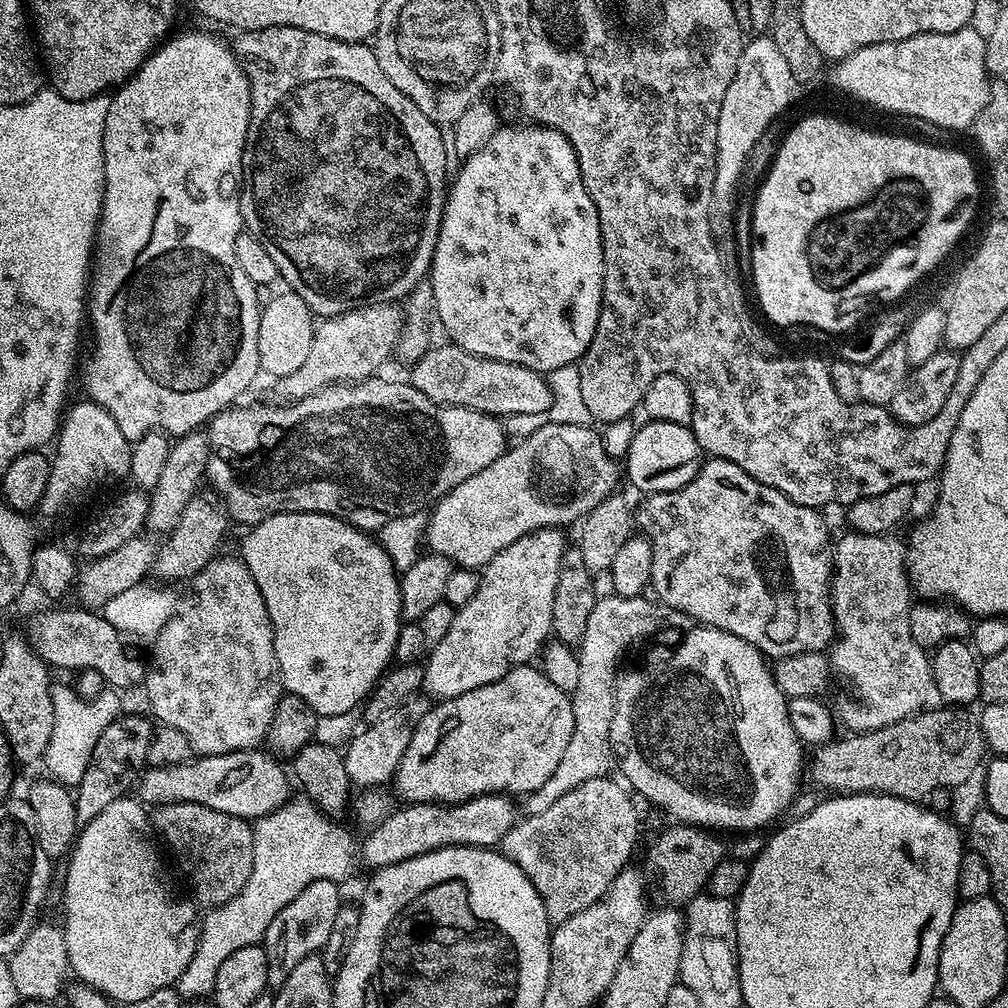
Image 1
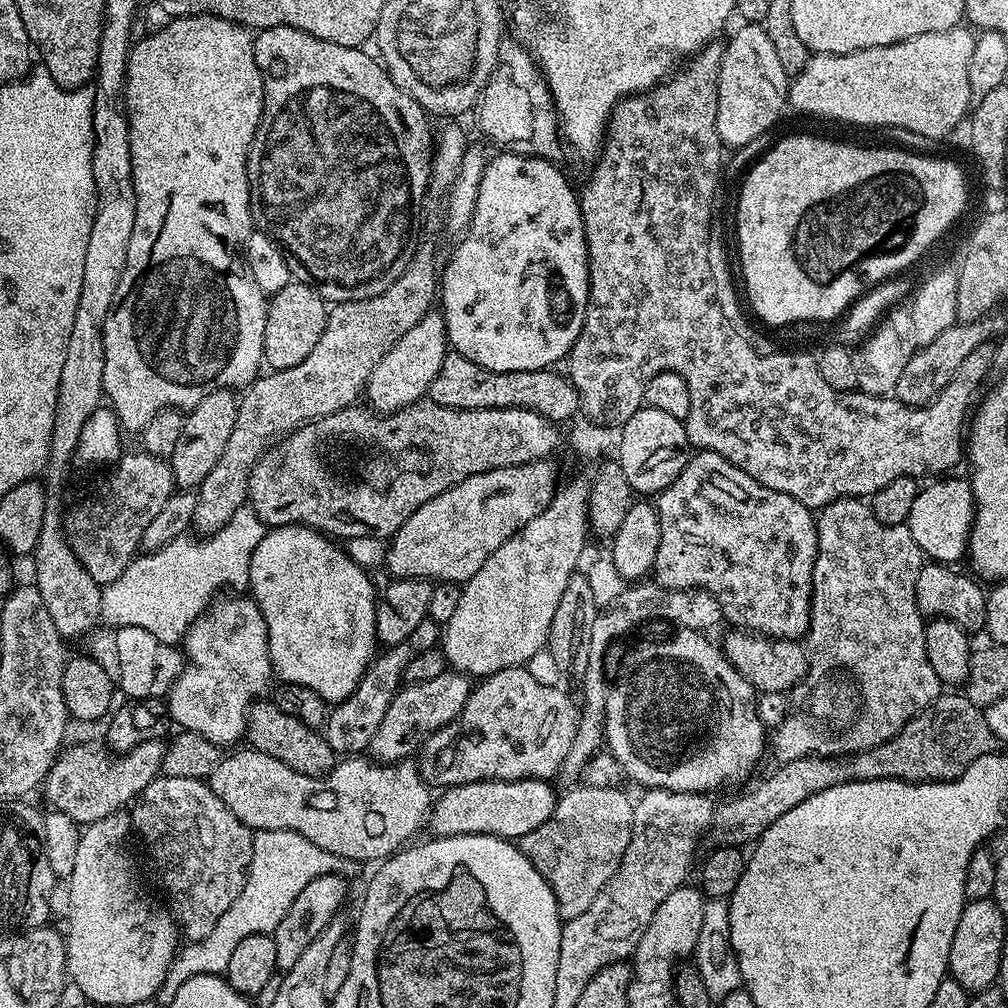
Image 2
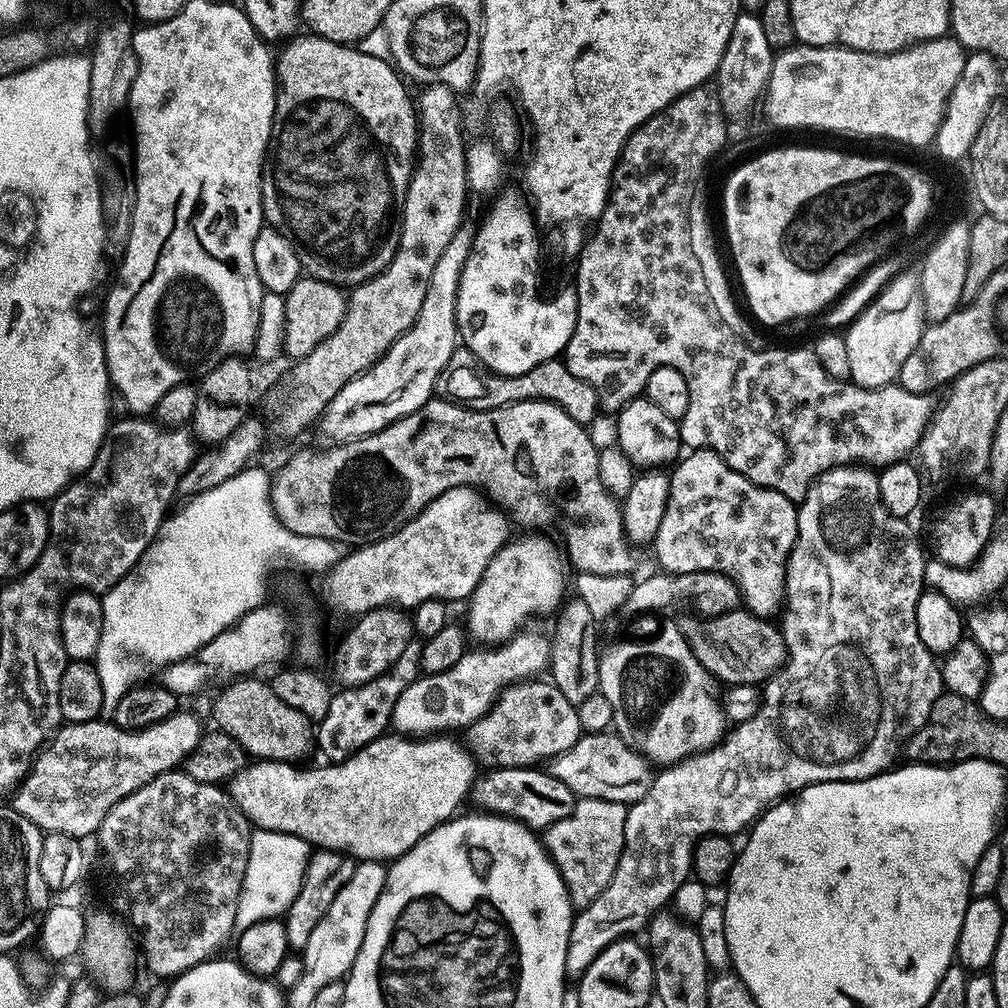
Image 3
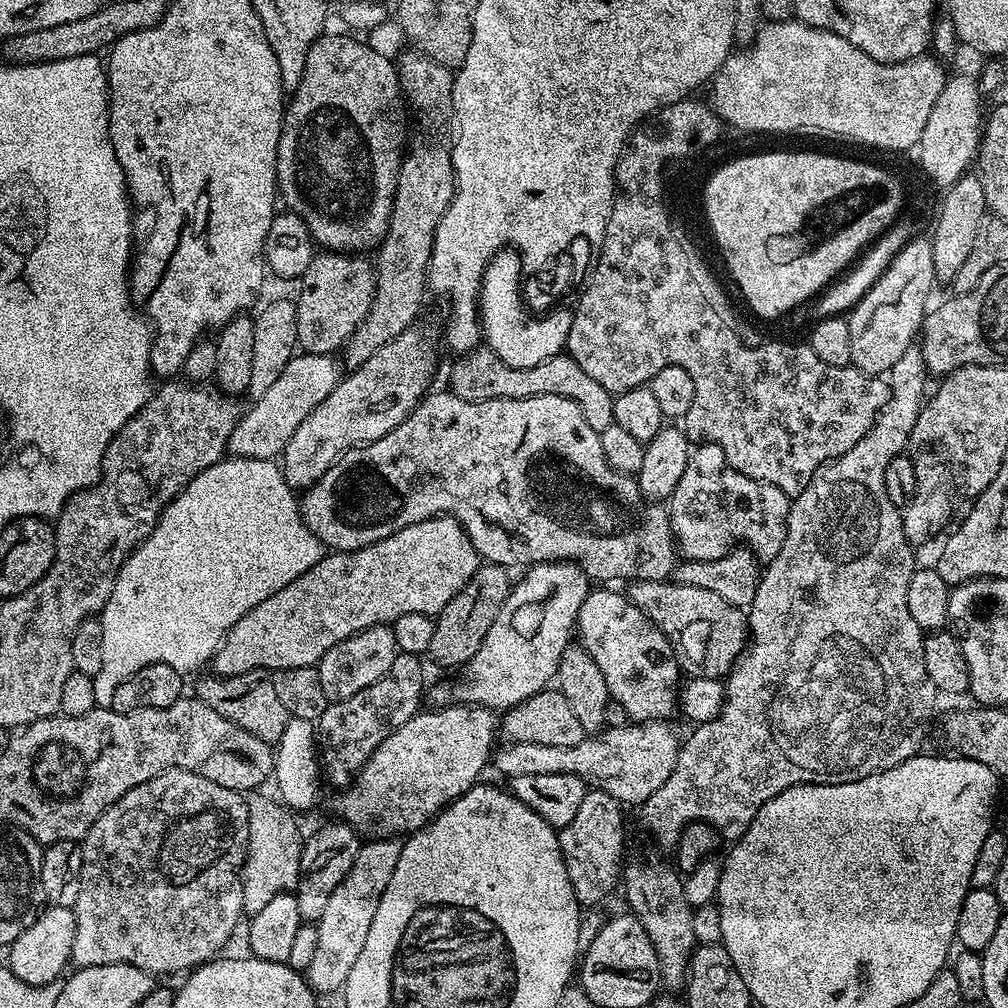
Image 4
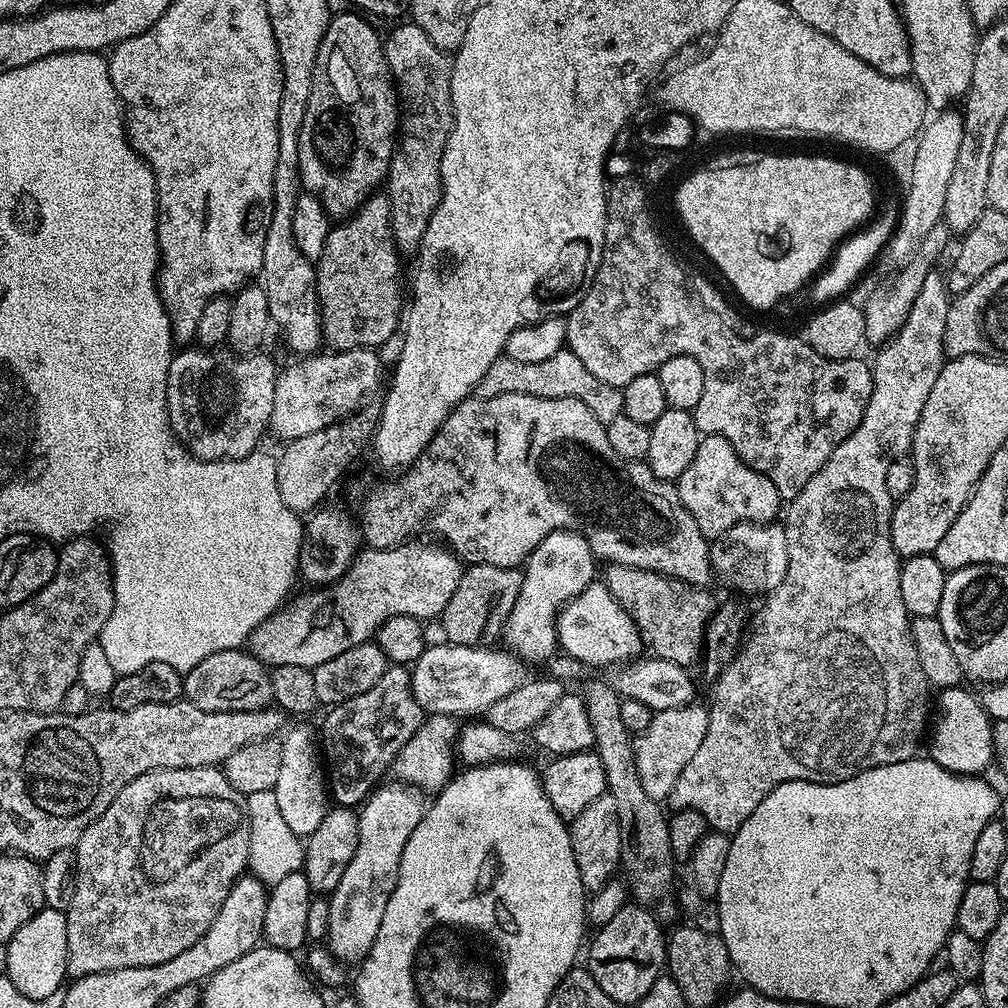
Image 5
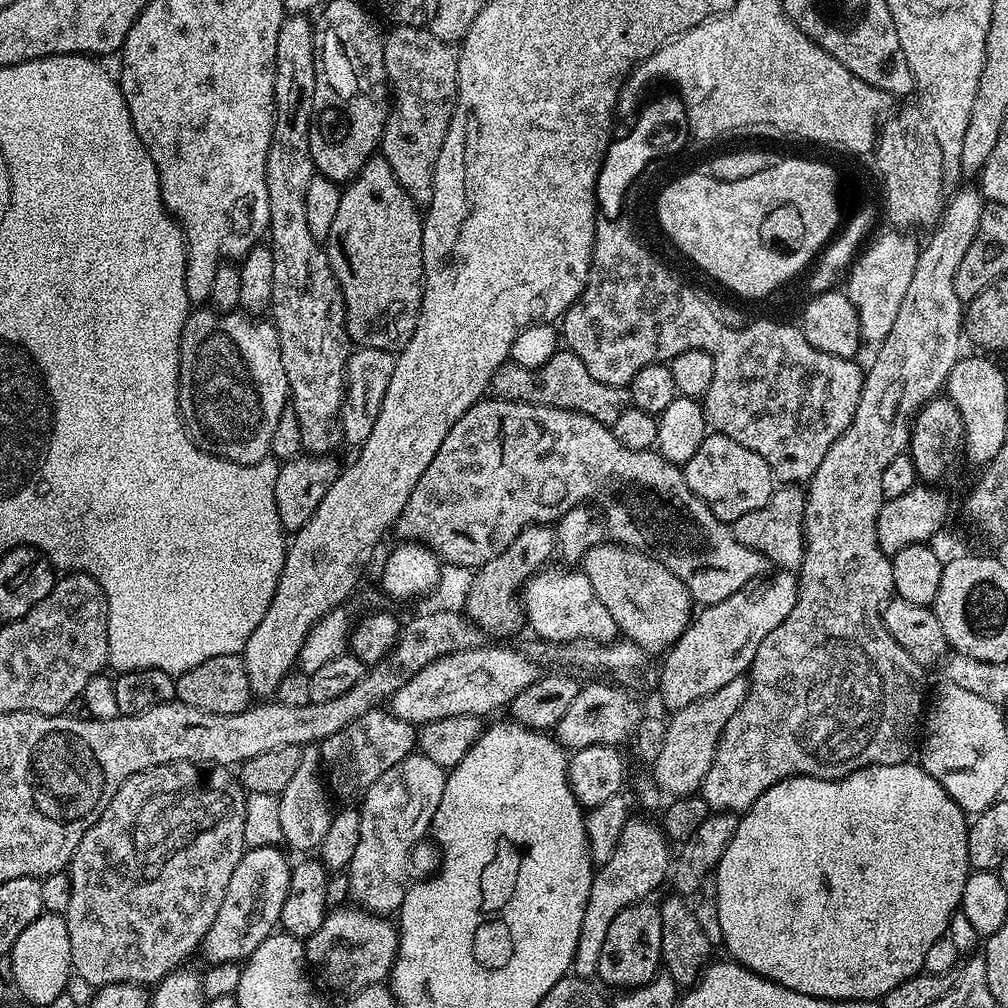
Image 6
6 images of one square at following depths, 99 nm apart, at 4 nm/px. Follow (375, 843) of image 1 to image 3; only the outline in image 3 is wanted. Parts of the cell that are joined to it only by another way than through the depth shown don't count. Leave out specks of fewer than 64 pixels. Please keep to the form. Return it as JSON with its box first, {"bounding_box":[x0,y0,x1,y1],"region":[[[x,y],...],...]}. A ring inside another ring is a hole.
{"bounding_box":[471,768,578,830],"region":[[[494,768],[485,771],[472,785],[471,803],[476,803],[481,813],[508,816],[533,830],[543,830],[554,822],[566,818],[574,810],[578,797],[566,782],[558,782],[546,770],[530,768]]]}

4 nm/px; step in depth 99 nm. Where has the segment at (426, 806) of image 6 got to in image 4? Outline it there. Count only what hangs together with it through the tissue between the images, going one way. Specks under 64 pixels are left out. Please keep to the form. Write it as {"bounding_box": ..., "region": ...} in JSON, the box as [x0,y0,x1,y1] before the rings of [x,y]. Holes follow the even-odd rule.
{"bounding_box":[306,838,401,990],"region":[[[372,838],[361,843],[358,858],[354,858],[354,866],[350,866],[350,874],[346,874],[338,890],[330,894],[330,903],[316,924],[318,944],[306,971],[306,979],[313,989],[340,990],[346,978],[350,978],[350,970],[366,943],[370,922],[374,922],[378,902],[382,902],[382,894],[386,894],[386,885],[390,883],[390,874],[394,874],[394,866],[398,866],[401,847],[401,841],[396,838]]]}

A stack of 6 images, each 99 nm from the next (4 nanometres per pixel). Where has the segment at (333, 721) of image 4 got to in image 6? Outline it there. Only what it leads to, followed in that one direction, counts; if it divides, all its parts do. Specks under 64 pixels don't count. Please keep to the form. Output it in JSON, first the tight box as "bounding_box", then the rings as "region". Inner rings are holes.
{"bounding_box":[321,708,418,804],"region":[[[375,708],[354,719],[342,731],[321,741],[321,761],[331,795],[342,804],[363,801],[366,792],[402,758],[411,755],[418,742],[415,725],[398,719],[391,711]]]}

